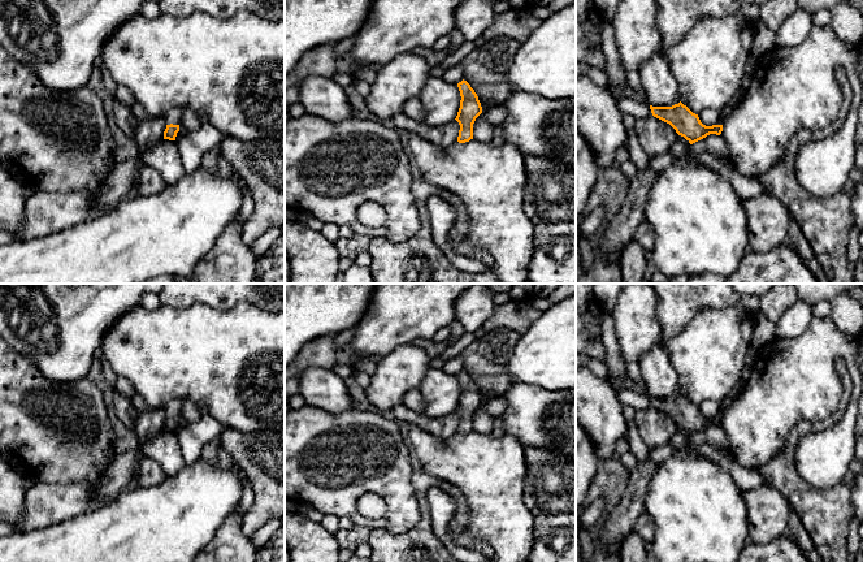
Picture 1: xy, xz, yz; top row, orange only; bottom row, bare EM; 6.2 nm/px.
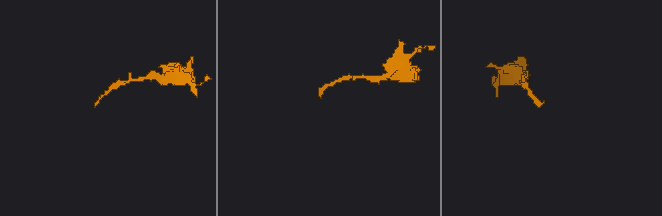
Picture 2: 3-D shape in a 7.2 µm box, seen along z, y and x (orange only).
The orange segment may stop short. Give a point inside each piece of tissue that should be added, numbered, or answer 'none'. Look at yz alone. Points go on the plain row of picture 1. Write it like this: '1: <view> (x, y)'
none

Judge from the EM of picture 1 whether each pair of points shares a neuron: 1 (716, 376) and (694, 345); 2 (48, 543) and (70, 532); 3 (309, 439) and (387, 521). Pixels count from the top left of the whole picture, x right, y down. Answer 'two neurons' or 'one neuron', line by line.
1: one neuron
2: one neuron
3: one neuron

